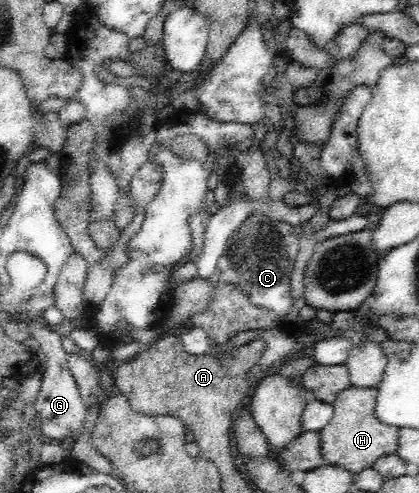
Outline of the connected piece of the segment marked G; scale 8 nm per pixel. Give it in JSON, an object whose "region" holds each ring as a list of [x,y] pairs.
{"region":[[[38,316],[29,321],[29,335],[36,339],[39,351],[48,358],[47,366],[42,370],[41,388],[33,406],[36,409],[37,430],[49,437],[52,441],[60,442],[66,437],[78,438],[83,433],[85,417],[87,417],[86,404],[80,399],[80,390],[74,376],[68,367],[70,354],[66,353],[62,346],[62,338],[56,331],[52,331],[49,325]]]}

